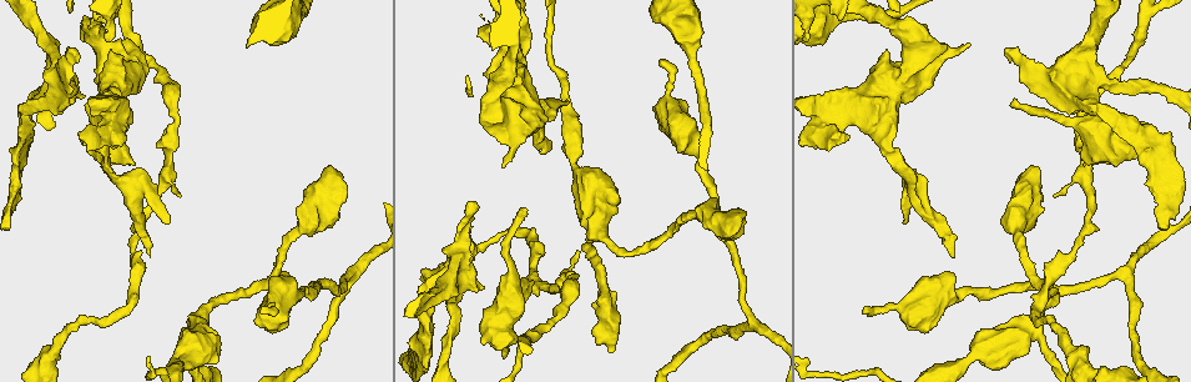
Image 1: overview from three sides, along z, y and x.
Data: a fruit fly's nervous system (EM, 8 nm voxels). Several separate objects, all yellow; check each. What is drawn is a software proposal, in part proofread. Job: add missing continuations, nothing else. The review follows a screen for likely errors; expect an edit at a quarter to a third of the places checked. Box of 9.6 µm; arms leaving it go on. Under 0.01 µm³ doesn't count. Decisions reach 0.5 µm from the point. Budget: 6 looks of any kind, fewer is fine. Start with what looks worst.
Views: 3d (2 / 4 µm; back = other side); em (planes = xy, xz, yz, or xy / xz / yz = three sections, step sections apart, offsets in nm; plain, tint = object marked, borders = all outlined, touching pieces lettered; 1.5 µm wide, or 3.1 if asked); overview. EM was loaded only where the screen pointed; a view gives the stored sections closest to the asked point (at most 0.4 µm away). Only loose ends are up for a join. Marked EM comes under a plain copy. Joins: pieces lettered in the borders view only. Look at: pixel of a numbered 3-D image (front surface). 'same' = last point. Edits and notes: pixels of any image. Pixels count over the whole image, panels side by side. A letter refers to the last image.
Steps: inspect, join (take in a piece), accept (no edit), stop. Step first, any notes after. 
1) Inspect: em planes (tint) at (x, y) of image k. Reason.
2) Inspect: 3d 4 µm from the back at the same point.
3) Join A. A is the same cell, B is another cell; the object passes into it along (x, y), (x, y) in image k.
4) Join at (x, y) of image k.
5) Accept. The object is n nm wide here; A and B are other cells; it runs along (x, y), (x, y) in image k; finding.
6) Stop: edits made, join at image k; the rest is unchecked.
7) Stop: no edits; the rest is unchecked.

Inspect: em planes (borders) at (1009, 56) of image 1. An open end.

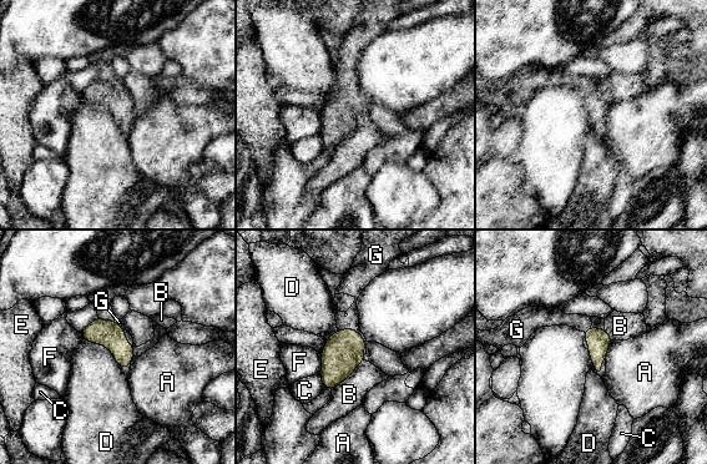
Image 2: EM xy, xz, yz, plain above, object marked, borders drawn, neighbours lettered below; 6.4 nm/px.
Join at (352, 321) of image 2. G is the same cell, A, B, C, D, E and F are other cells; the object passes into it along (343, 352), (352, 329), (352, 321) in image 2; the neuron continues.

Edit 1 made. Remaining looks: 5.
Inspect: 3d 2 µm at (179, 196) of image 1.

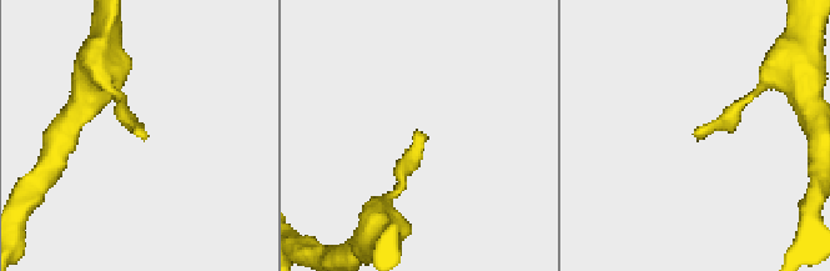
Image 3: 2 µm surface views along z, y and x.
Inspect: em planes (borders) at (421, 132) of image 3.

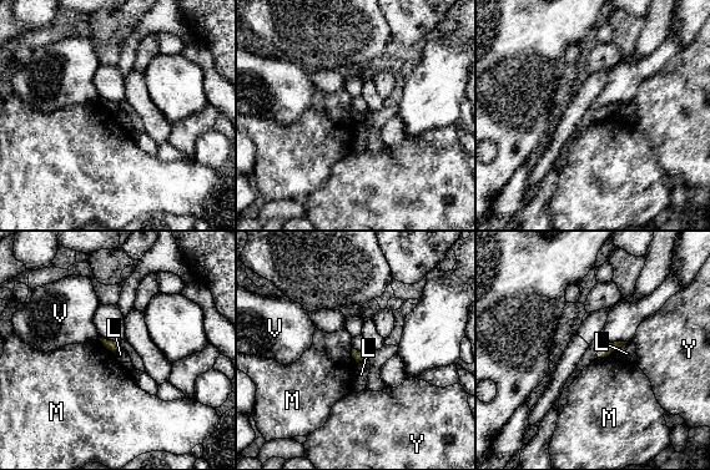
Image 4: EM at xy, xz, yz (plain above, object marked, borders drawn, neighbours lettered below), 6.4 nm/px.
Accept. L, M, V and Y are other cells; a border runs along (97, 339), (112, 352) in image 4; no lettered piece goes on from it.

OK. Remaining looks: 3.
Inspect: 3d 2 µm at (169, 221) of image 1. Branch stops here.

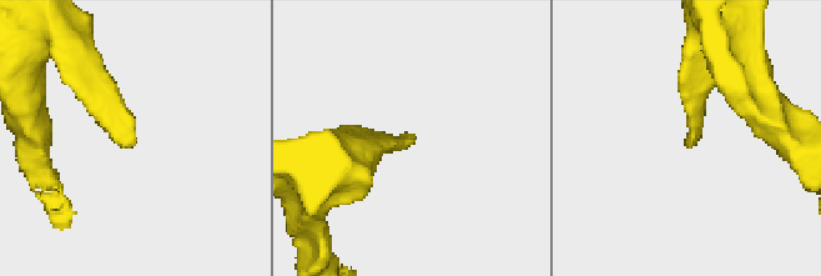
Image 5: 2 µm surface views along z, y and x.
Inspect: em planes (borders) at (134, 142) of image 5. Need the tissue.

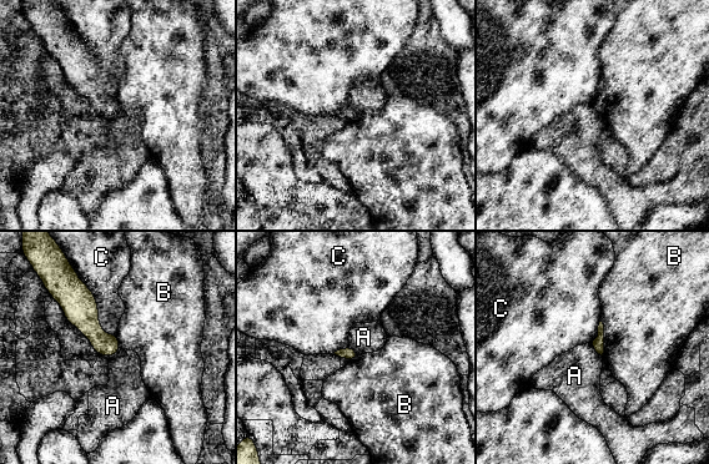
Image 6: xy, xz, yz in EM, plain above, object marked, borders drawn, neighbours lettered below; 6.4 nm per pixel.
Accept. A, B and C are other cells; a border runs along (591, 343), (602, 356) in image 6; none of them fits.

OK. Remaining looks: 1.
Stop: edits made, join at image 2; the rest is unchecked.

